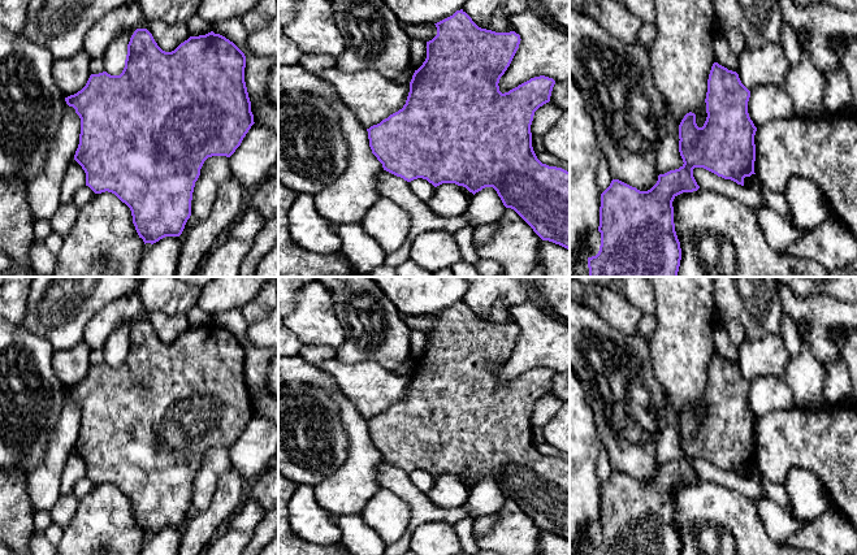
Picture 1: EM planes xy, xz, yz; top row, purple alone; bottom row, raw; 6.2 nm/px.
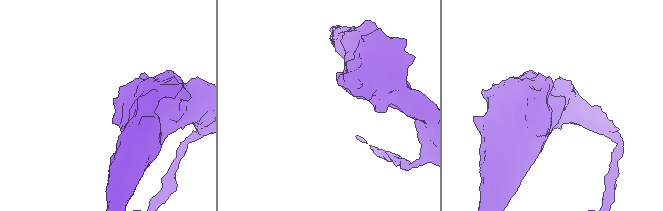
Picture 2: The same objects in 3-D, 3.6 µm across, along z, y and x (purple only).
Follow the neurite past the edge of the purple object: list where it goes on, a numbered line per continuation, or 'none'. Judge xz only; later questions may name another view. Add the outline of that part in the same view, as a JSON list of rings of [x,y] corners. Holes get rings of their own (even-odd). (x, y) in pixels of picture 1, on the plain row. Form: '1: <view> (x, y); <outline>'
none

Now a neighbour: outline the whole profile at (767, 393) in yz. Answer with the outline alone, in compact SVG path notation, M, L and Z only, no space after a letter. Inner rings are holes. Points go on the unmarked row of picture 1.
M762 376L750 382L748 404L754 417L759 419L772 411L789 409L796 402L785 380Z

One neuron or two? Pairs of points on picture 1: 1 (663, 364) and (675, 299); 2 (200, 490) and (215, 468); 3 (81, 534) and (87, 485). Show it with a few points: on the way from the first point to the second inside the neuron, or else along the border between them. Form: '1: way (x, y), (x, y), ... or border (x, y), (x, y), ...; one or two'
1: way (675, 348), (675, 315); one
2: way (204, 485), (210, 473); one
3: border (95, 485), (79, 498); two

